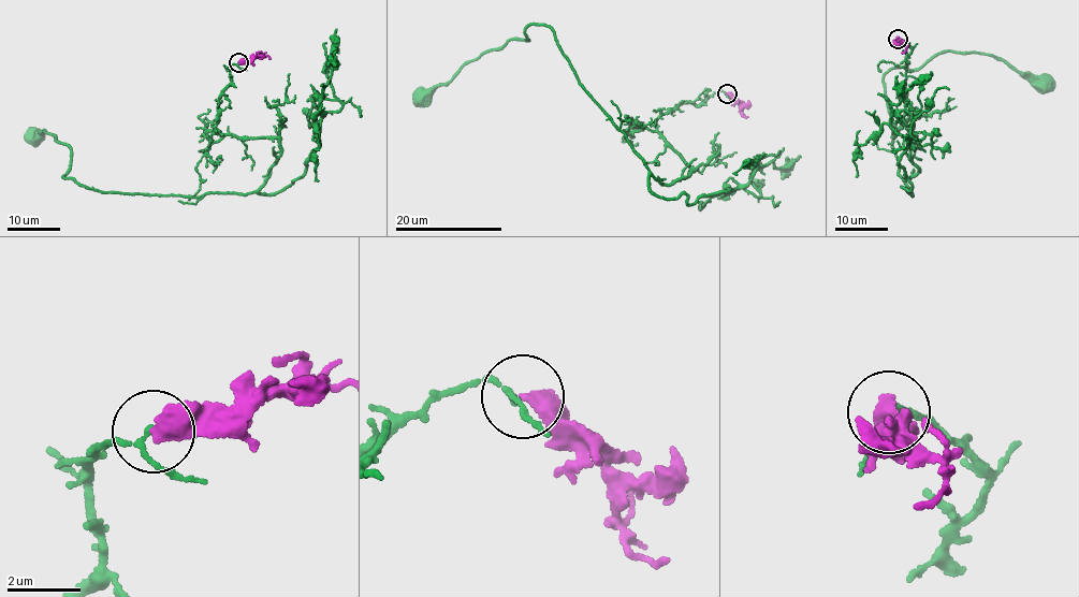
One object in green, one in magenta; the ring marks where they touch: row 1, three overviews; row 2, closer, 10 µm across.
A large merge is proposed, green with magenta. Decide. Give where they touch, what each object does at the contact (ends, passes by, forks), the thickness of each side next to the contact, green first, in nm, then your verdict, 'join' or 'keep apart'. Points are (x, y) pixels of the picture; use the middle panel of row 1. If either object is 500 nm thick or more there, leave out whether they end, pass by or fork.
at (727, 93); green passes by; magenta ends there; 110 nm thick on the green side, 440 nm on the other; keep apart

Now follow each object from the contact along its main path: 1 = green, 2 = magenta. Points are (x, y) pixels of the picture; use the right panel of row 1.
1: (898, 39), (912, 49), (919, 171), (904, 178), (887, 72), (916, 70), (948, 49), (989, 54), (1054, 87)
2: (898, 39), (906, 49), (902, 53)

